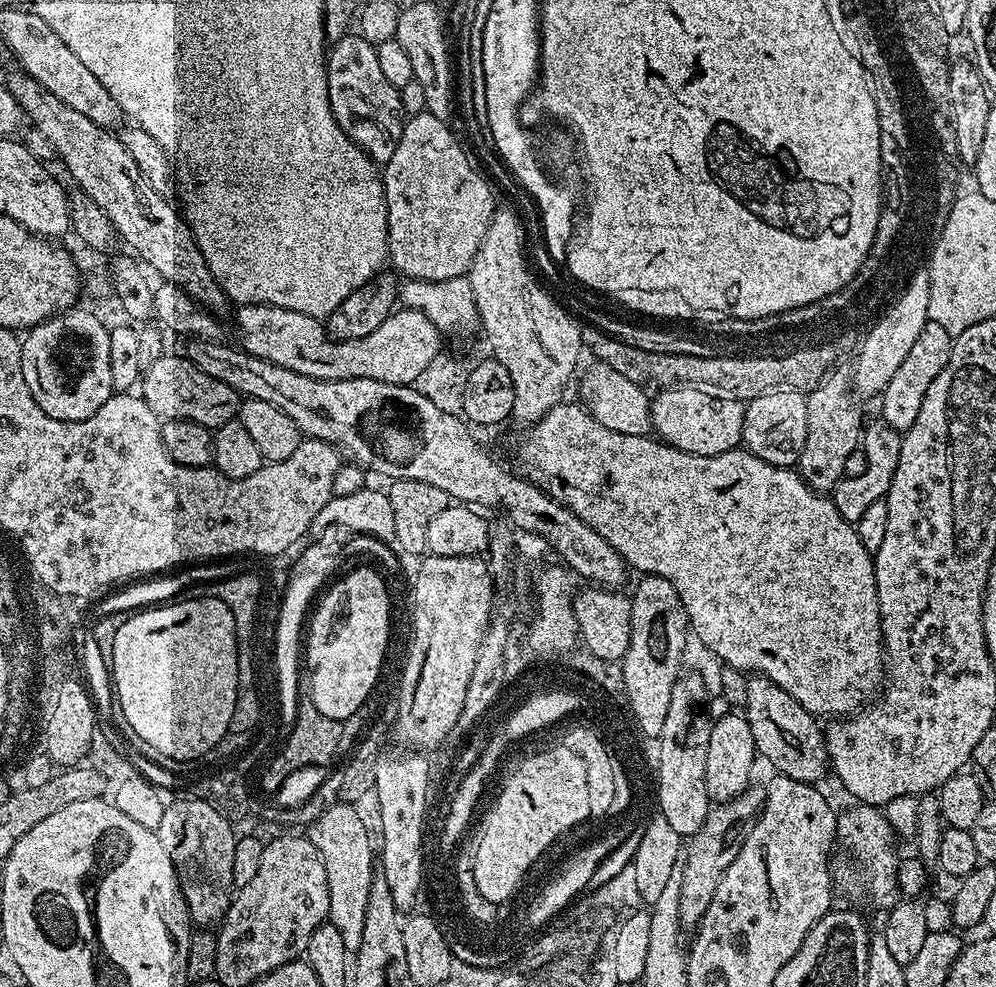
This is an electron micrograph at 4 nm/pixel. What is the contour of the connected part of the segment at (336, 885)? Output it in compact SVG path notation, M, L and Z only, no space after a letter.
M352 802L331 804L306 828L308 839L322 858L322 866L326 866L326 886L330 896L327 923L338 929L338 934L342 934L342 942L346 942L349 950L356 949L362 942L366 894L370 894L370 882L374 875L374 840L368 837L368 828L356 807Z

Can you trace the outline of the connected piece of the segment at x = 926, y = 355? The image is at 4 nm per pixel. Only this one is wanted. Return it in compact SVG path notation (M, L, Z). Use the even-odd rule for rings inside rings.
M931 322L918 334L910 354L906 354L902 366L898 366L894 378L890 378L890 382L884 387L879 397L879 400L881 399L879 415L885 424L901 434L907 432L910 426L914 426L914 418L918 418L918 410L922 410L922 398L926 398L926 390L930 390L930 382L934 382L934 378L942 374L950 358L953 339L949 332L942 330L942 326Z

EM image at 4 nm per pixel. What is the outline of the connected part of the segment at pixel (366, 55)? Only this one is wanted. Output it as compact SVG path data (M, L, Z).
M347 34L330 44L326 52L326 86L330 98L330 110L338 126L378 166L384 165L394 154L406 113L400 101L400 89L390 86L378 62L376 45L365 36Z

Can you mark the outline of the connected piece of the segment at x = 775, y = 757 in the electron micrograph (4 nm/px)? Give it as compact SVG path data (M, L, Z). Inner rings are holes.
M755 674L748 676L746 682L746 702L742 706L742 714L748 719L750 734L754 734L754 746L761 757L764 756L770 763L776 767L775 771L782 776L789 776L795 780L801 780L810 785L815 785L816 780L820 780L824 775L829 775L830 765L828 762L828 751L824 742L825 729L821 721L807 712L778 682L770 682L770 678L757 676Z

